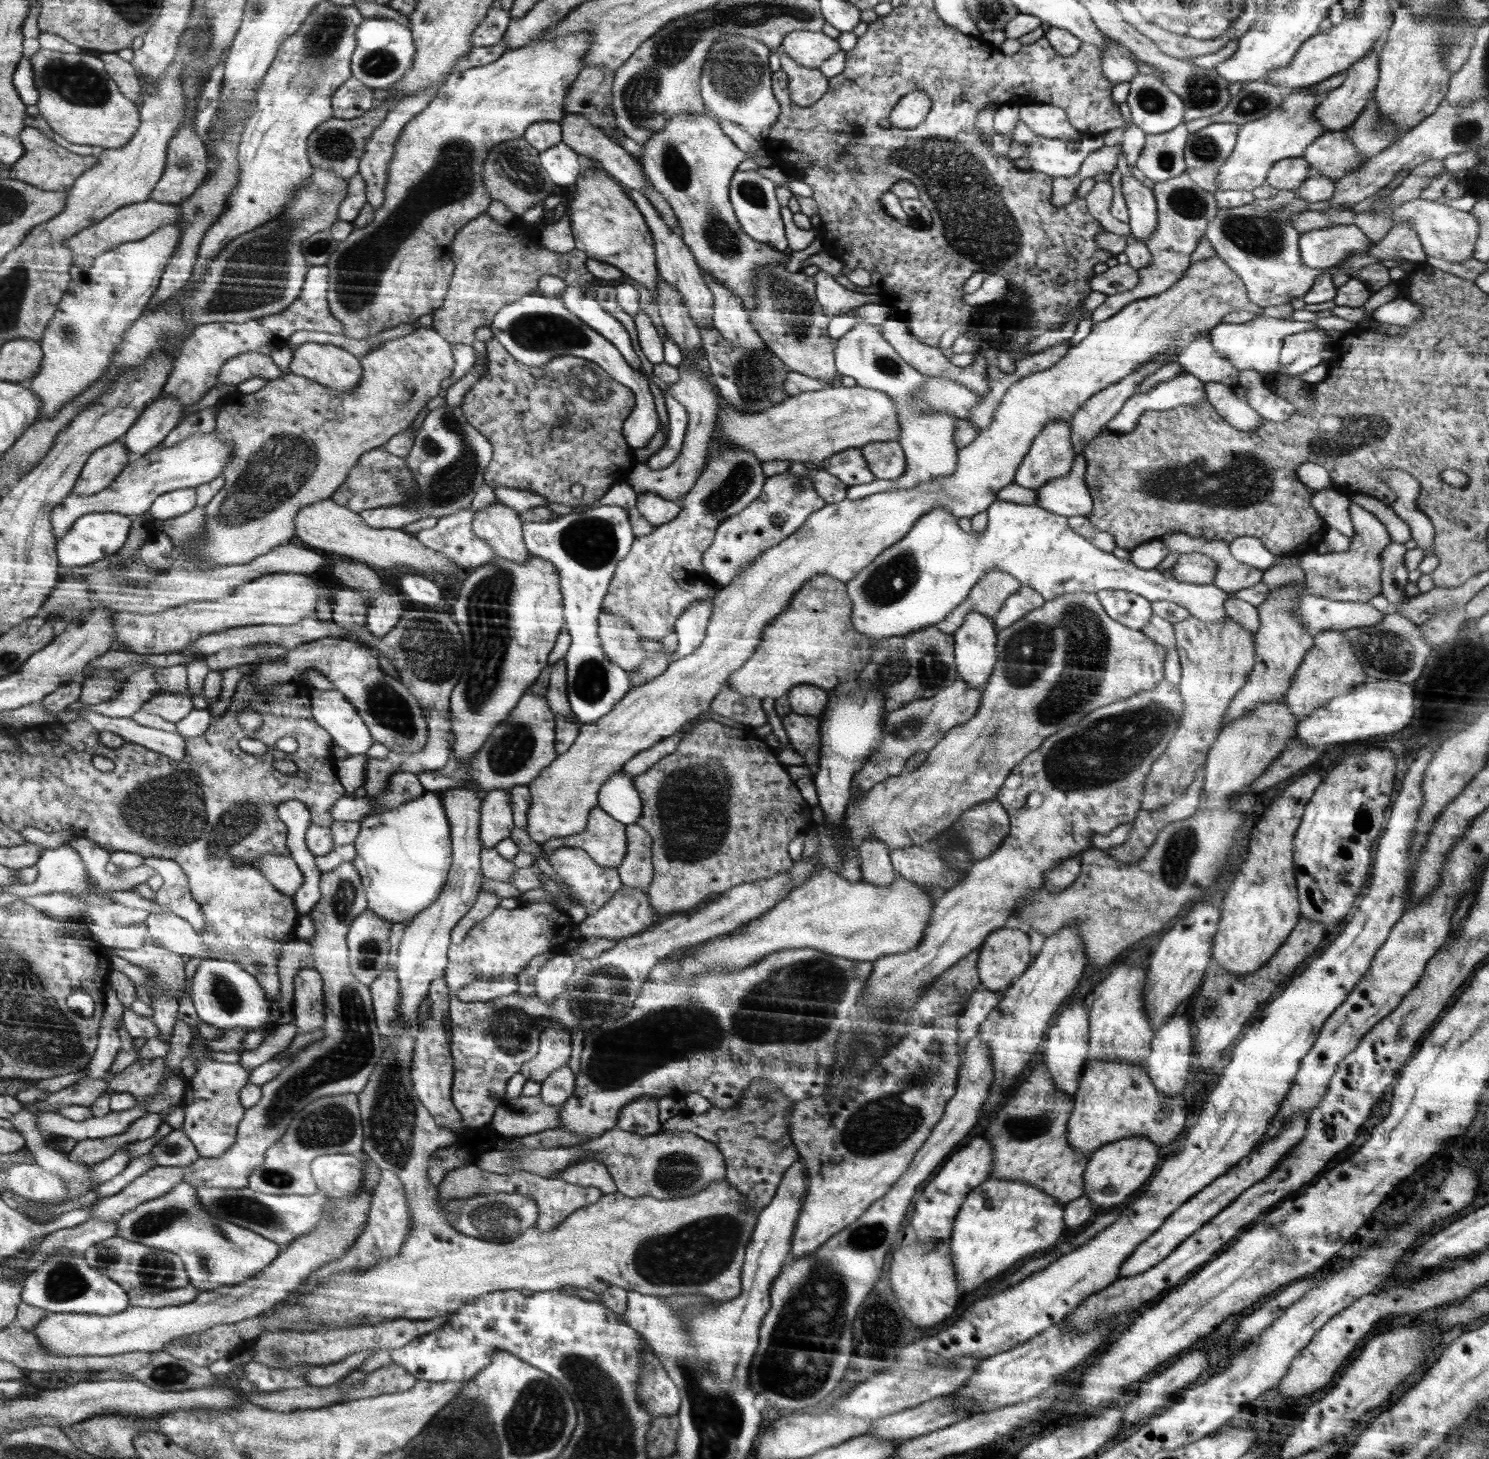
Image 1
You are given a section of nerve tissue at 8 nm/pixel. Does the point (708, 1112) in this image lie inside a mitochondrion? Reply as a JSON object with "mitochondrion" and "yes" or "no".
{"mitochondrion":"no"}

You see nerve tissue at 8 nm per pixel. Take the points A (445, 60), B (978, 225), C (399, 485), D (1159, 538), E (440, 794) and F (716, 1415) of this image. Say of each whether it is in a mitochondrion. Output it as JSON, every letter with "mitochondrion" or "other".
{"A":"other","B":"mitochondrion","C":"mitochondrion","D":"other","E":"other","F":"mitochondrion"}

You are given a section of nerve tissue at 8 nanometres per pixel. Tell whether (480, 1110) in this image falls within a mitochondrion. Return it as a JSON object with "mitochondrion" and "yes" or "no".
{"mitochondrion":"no"}

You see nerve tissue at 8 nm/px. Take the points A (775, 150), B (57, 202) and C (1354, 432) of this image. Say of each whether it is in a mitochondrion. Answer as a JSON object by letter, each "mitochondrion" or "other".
{"A":"other","B":"other","C":"mitochondrion"}

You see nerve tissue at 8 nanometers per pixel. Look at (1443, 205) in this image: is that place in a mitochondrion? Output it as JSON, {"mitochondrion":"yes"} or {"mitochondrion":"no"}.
{"mitochondrion":"no"}

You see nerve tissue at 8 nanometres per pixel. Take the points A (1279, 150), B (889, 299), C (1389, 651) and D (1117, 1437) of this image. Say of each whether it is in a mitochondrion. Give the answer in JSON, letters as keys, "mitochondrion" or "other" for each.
{"A":"other","B":"other","C":"mitochondrion","D":"other"}

